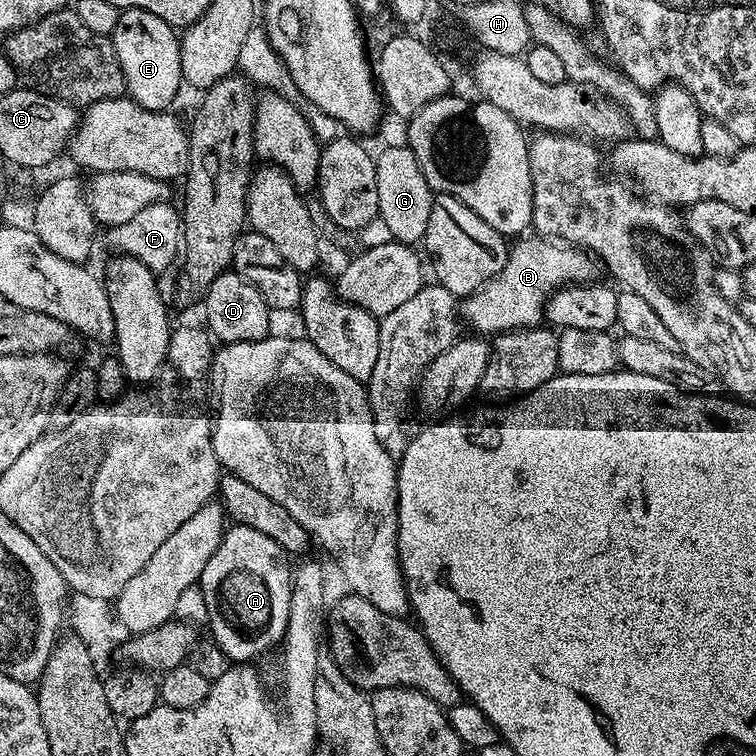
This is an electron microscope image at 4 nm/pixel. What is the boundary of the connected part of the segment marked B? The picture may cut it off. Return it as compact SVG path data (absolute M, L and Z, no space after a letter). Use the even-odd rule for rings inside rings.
M552 238L521 239L513 243L508 261L490 282L462 300L462 320L473 333L499 334L535 328L545 319L546 301L557 288L569 284L586 284L597 279L598 264L583 248L574 248Z

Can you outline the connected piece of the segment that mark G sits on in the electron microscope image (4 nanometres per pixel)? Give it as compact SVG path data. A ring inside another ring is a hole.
M392 144L380 153L376 152L374 156L379 218L386 222L395 243L416 246L423 241L426 234L426 222L430 222L430 206L434 193L422 174L418 158L414 158L411 148L400 144Z

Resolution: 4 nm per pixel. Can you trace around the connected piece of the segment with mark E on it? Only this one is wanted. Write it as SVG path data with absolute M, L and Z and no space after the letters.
M130 8L121 11L110 39L122 66L127 95L143 109L167 111L183 85L177 31L156 14Z

